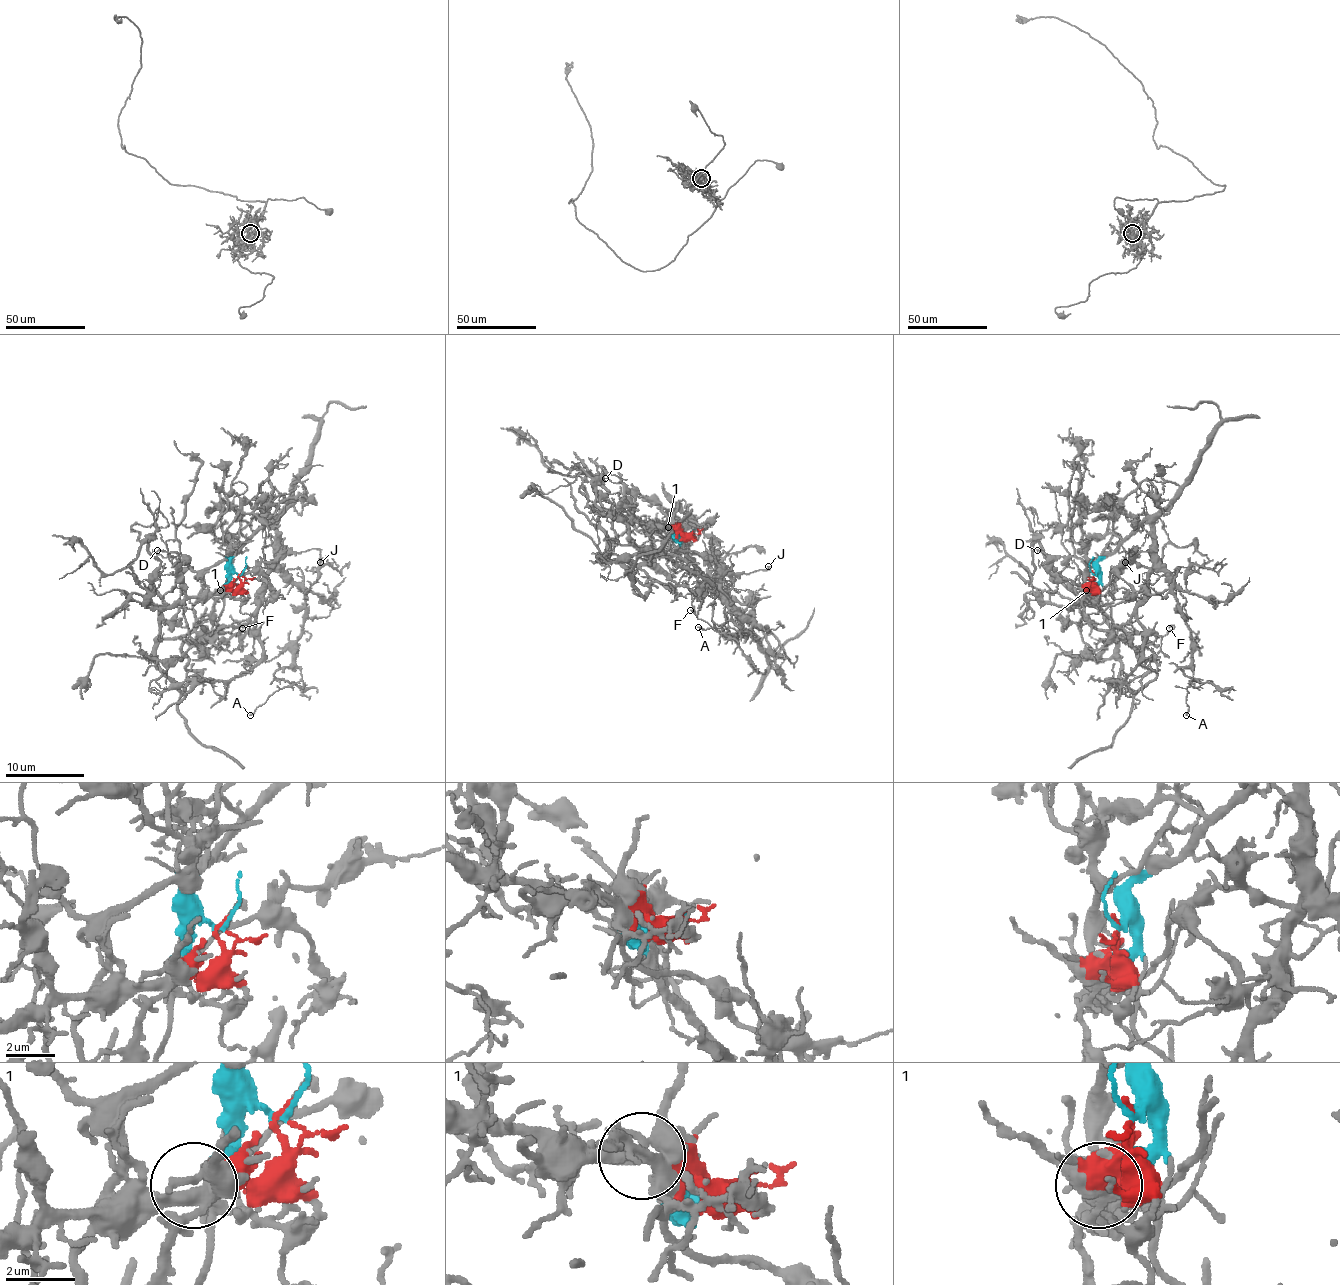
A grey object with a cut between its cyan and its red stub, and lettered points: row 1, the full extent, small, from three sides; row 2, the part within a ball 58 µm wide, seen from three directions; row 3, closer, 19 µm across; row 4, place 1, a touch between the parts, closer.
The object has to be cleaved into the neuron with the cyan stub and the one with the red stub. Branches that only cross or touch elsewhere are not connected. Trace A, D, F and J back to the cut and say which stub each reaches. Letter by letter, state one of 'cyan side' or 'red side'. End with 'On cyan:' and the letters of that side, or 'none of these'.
A: cyan side
D: cyan side
F: cyan side
J: red side
On cyan: A, D, F

